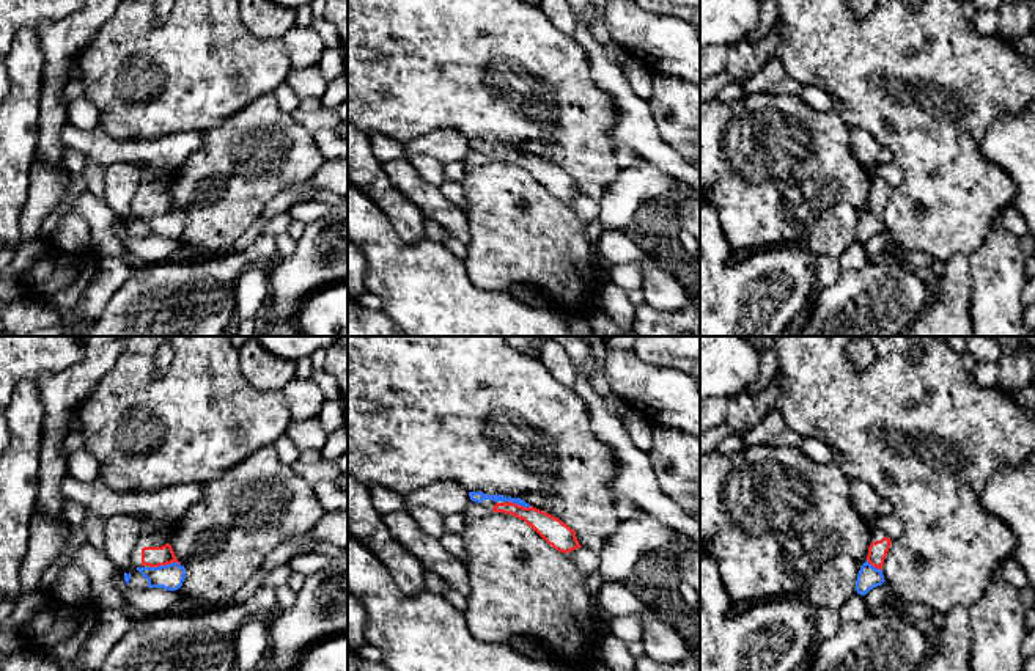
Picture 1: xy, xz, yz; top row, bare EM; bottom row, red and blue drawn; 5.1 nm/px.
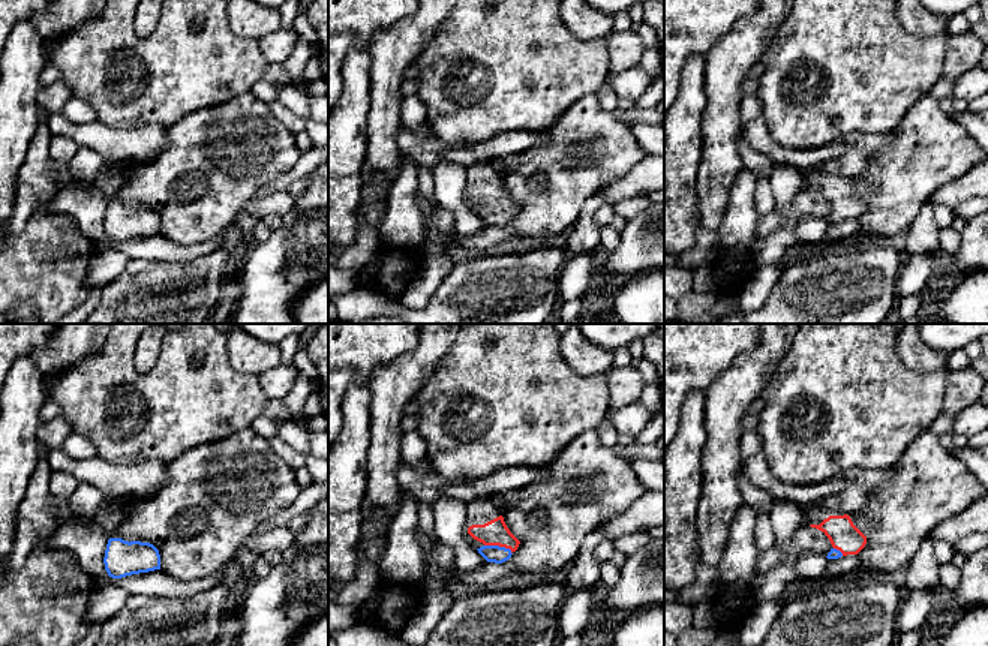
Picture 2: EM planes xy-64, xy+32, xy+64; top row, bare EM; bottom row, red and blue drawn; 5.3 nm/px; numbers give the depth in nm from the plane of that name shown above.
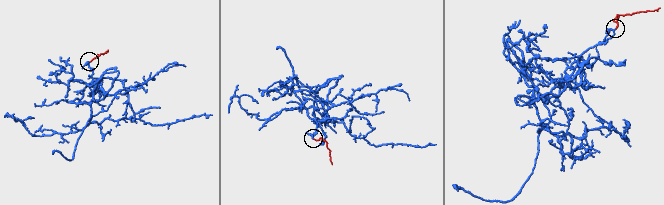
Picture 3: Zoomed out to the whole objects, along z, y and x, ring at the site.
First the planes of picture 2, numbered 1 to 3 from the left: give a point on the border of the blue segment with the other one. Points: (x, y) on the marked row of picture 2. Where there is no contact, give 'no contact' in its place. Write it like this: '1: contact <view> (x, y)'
1: no contact
2: contact xy+32 (499, 546)
3: contact xy+64 (838, 549)

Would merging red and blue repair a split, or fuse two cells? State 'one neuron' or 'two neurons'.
one neuron

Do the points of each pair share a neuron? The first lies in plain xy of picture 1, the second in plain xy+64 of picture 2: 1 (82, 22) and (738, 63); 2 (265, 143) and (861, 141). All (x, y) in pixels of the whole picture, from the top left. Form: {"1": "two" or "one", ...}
{"1": "one", "2": "two"}

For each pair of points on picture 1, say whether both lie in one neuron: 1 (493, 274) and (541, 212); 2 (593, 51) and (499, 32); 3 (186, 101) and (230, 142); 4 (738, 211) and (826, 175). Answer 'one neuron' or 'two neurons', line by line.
1: one neuron
2: two neurons
3: two neurons
4: one neuron

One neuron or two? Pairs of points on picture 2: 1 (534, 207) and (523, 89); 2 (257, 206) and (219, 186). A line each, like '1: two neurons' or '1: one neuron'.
1: two neurons
2: two neurons

